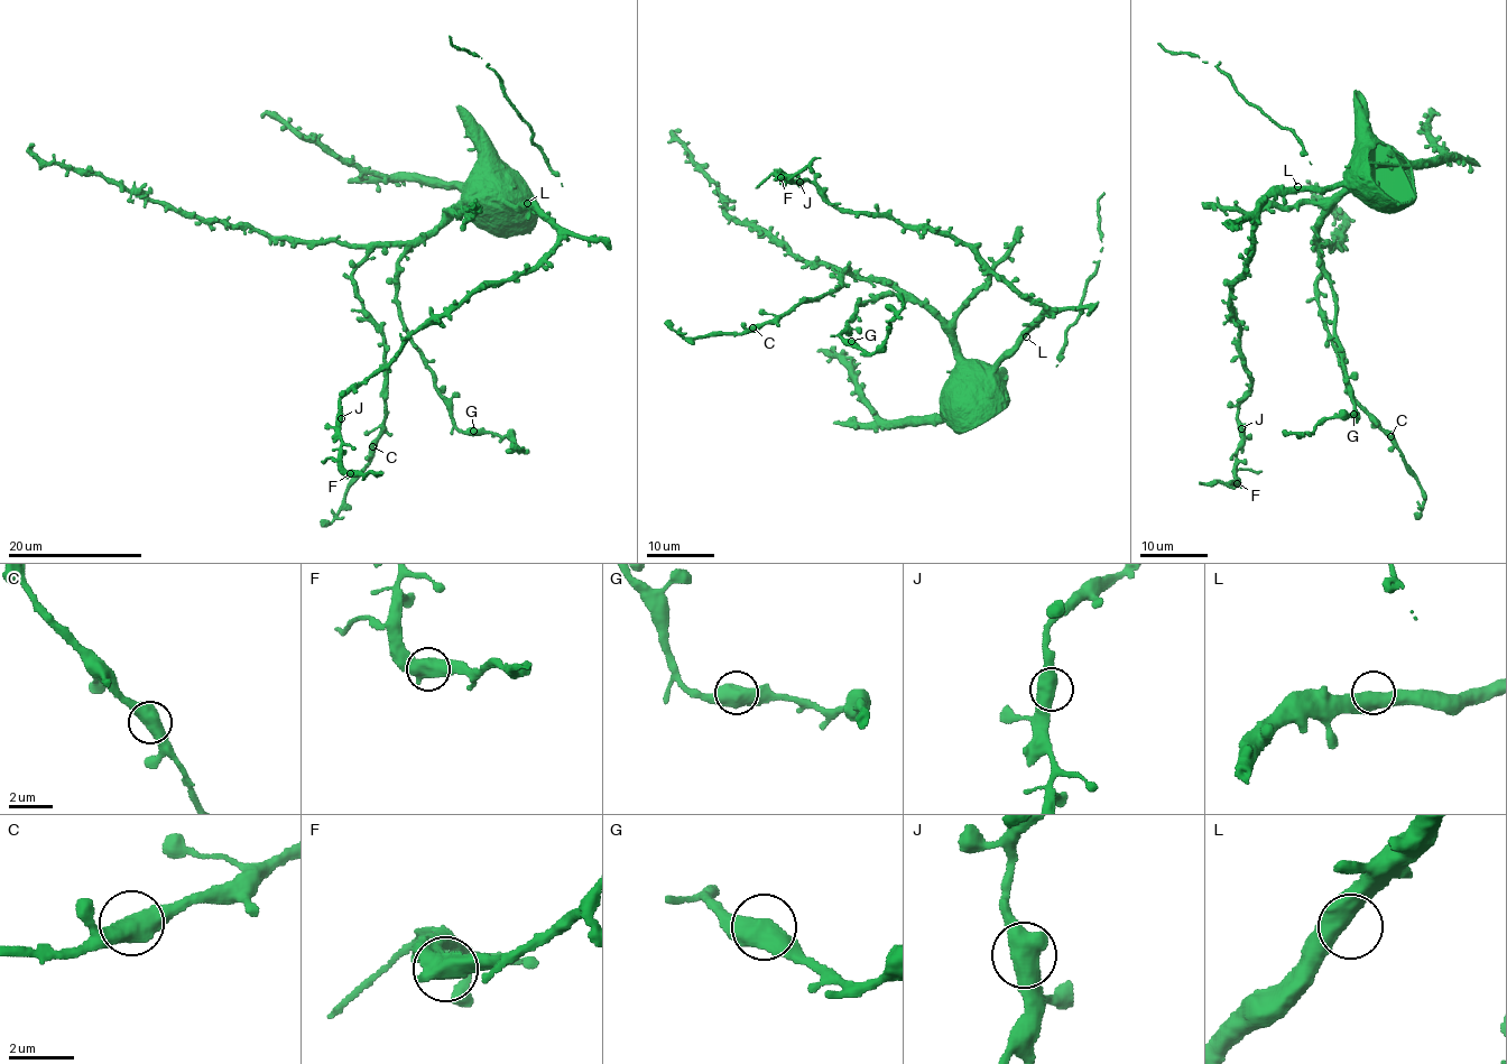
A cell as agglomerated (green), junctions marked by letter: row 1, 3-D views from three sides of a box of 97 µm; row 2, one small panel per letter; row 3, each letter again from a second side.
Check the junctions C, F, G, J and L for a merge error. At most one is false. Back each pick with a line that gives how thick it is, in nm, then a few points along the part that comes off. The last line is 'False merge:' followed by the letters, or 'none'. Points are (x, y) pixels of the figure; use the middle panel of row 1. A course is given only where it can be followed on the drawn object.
False merge: none

